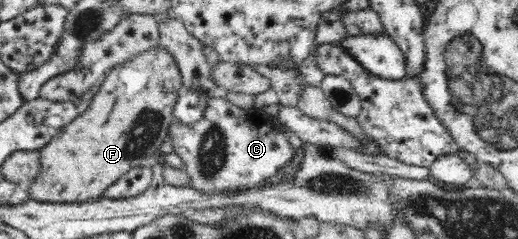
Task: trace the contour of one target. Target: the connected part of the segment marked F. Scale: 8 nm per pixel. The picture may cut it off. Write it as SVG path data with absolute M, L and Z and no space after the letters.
M161 45L114 65L102 77L86 111L39 150L41 171L27 187L31 199L48 203L94 200L130 169L146 165L169 141L174 107L182 89L180 68Z

